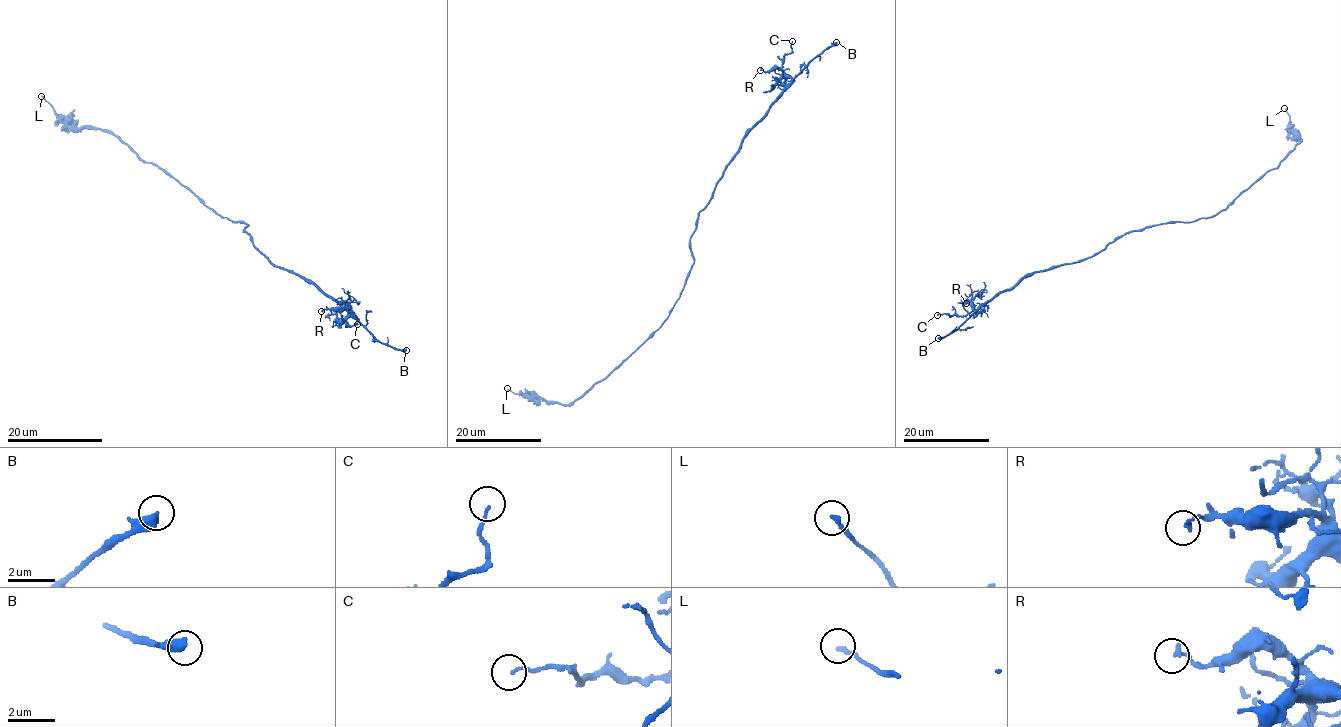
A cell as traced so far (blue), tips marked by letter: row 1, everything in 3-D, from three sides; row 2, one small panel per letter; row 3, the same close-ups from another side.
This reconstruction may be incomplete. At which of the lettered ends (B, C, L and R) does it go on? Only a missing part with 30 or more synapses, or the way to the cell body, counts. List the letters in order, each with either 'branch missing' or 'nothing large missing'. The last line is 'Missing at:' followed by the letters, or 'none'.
B: branch missing
C: nothing large missing
L: nothing large missing
R: nothing large missing
Missing at: B

